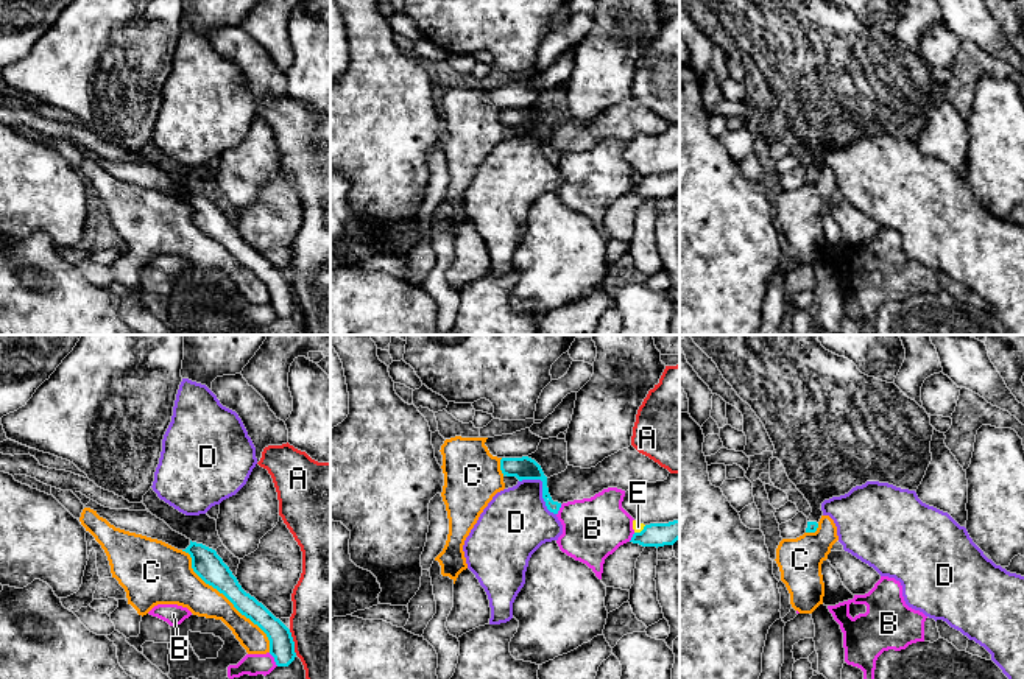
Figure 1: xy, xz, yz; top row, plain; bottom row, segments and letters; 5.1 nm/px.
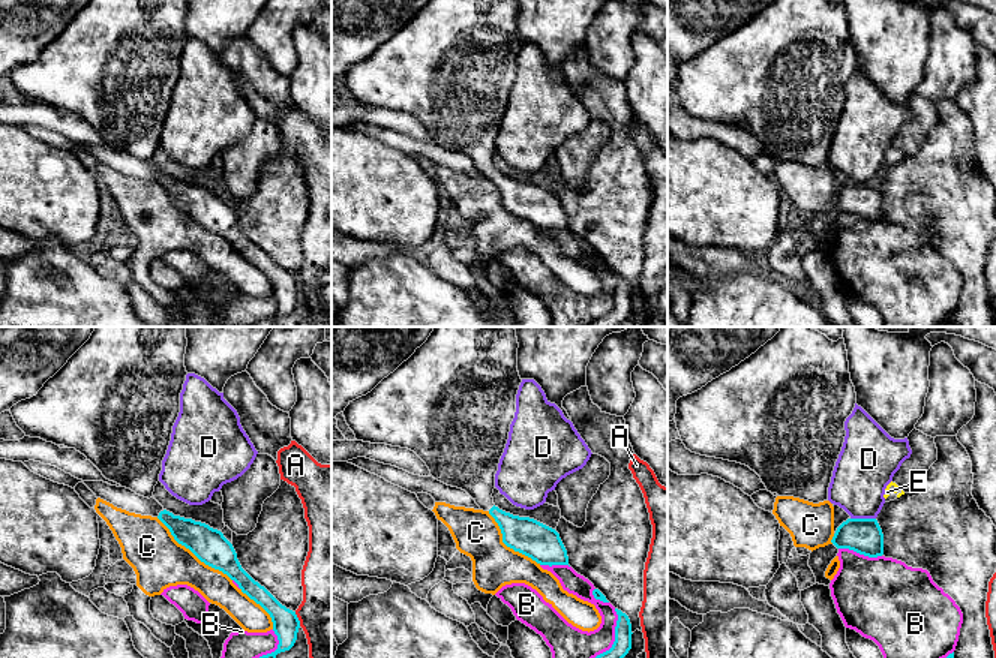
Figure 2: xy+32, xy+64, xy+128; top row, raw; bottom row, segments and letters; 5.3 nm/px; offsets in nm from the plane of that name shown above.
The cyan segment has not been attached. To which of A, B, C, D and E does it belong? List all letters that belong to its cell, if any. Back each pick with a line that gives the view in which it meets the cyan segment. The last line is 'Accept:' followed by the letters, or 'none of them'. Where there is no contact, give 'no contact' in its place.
Accept: none of them

